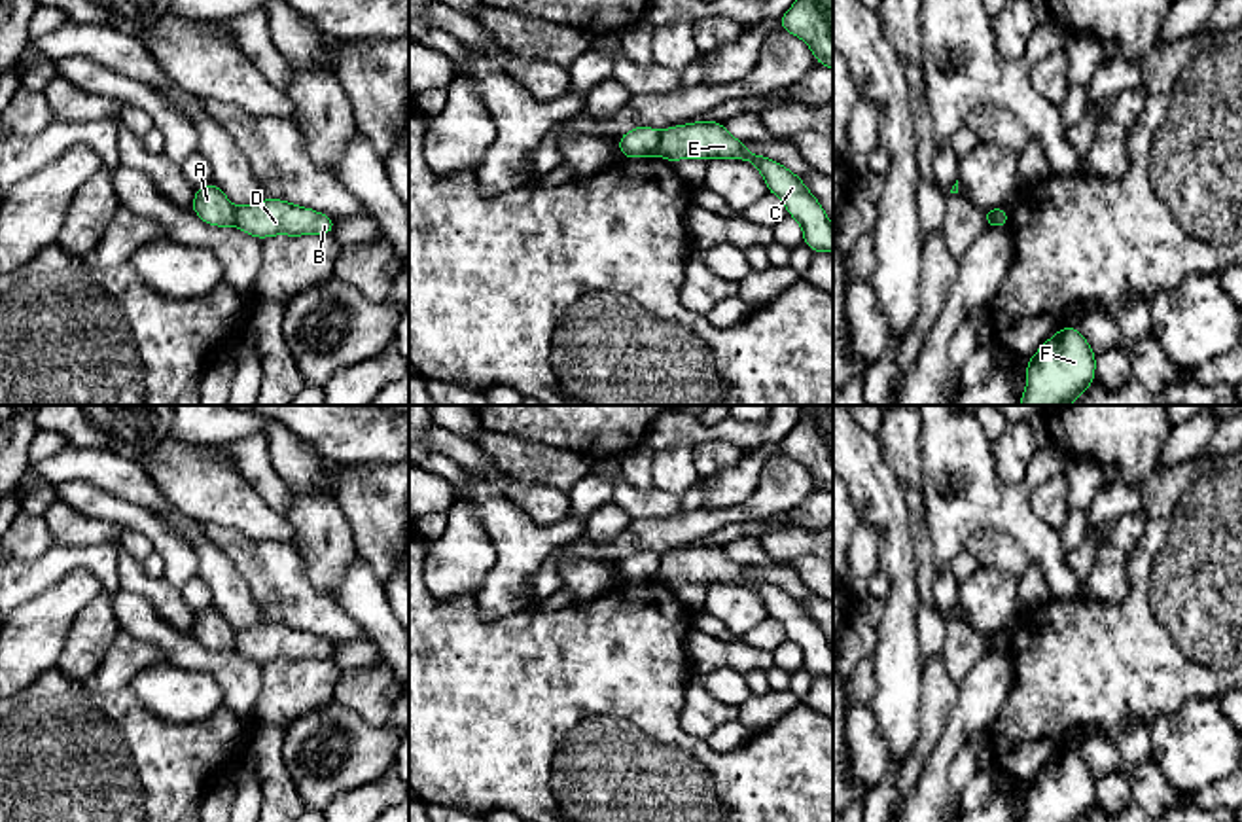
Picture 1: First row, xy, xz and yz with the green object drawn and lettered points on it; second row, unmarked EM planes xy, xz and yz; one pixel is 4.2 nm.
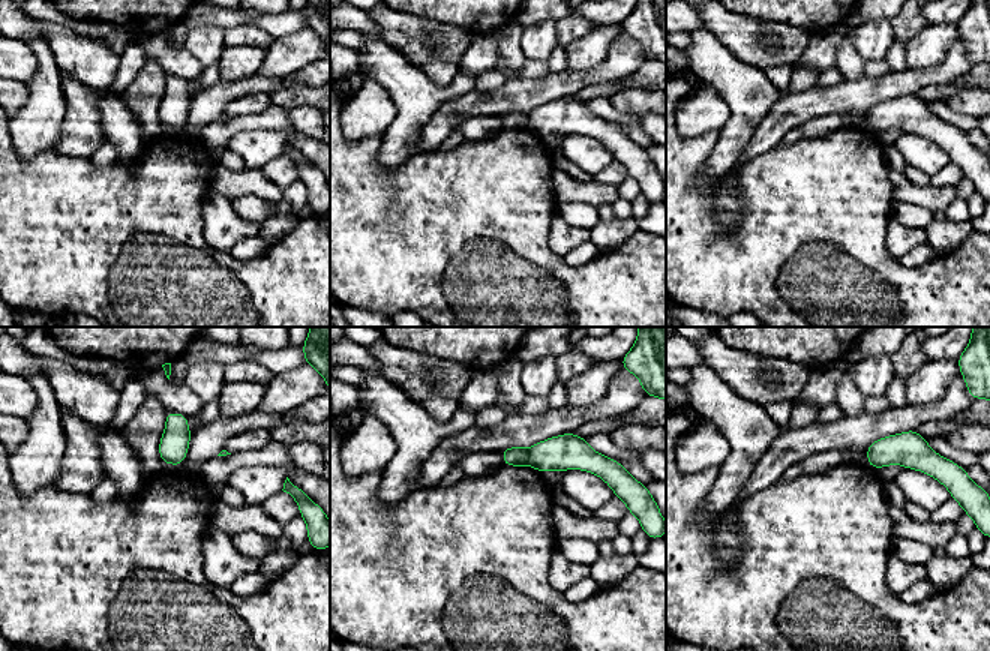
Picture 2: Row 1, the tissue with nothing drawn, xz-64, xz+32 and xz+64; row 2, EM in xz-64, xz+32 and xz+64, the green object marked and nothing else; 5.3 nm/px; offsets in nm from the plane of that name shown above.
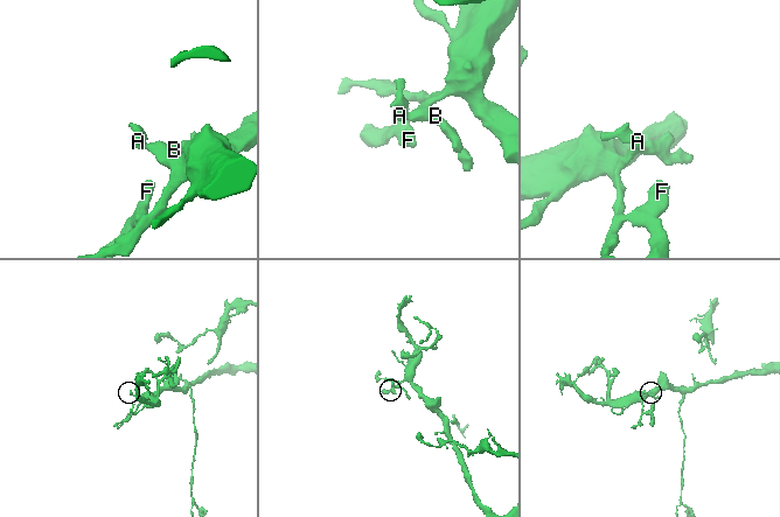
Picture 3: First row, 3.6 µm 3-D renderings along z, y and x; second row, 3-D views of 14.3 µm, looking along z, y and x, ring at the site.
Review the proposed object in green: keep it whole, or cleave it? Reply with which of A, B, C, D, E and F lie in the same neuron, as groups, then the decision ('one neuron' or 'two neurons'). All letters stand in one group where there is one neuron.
A / B C D E F; two neurons

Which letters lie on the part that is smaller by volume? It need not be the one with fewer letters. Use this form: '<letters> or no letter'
A

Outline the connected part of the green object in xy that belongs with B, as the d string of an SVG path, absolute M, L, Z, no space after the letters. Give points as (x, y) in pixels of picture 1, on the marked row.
M263 199L239 206L235 225L261 241L273 235L331 235L335 220L333 216L282 199Z

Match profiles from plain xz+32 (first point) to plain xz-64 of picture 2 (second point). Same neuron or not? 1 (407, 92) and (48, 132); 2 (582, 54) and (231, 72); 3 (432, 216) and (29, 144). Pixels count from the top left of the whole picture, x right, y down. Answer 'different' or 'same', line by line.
1: different
2: same
3: different

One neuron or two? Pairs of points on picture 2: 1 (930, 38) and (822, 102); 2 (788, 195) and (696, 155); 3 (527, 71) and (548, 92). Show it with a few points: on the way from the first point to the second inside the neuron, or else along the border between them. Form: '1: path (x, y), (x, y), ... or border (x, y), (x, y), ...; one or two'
1: border (941, 62), (930, 68), (906, 69); two
2: path (755, 242), (711, 252), (683, 224), (683, 201); one
3: border (549, 72), (537, 78), (507, 80); two

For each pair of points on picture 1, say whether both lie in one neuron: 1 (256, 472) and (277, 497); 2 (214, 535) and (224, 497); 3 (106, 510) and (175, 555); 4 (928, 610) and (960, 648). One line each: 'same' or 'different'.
1: same
2: different
3: same
4: different

